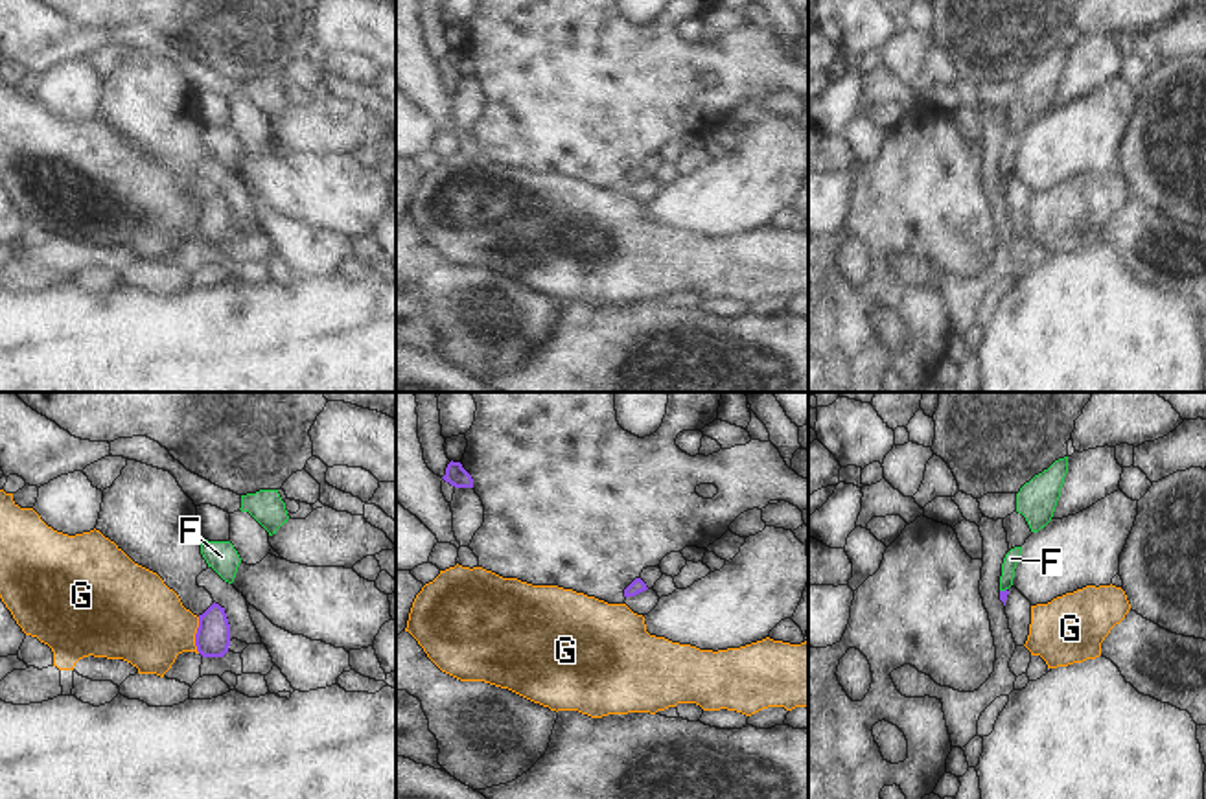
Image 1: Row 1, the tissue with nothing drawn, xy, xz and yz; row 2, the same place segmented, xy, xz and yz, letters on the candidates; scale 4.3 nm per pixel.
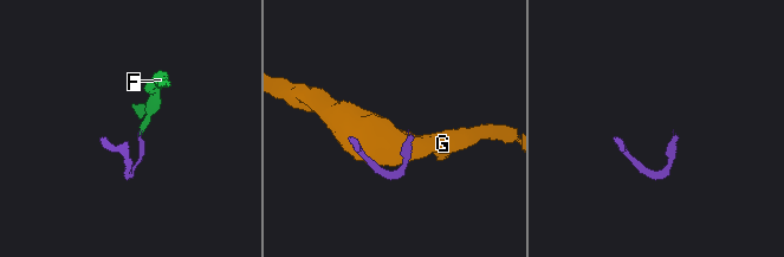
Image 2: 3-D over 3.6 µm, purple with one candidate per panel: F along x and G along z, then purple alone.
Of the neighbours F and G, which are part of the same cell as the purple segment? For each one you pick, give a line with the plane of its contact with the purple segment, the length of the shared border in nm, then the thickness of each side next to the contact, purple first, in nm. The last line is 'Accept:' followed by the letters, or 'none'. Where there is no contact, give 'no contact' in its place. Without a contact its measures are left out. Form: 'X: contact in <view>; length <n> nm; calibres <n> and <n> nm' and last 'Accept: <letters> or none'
F: contact in yz; length 40 nm; calibres 30 and 70 nm
Accept: F

